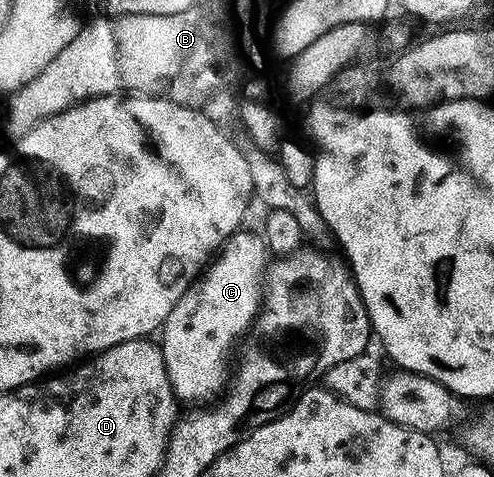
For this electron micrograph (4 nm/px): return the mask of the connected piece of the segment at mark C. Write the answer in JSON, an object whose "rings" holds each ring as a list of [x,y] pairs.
{"rings":[[[246,231],[235,232],[222,245],[216,259],[201,273],[197,283],[183,294],[180,302],[176,302],[172,314],[168,314],[166,323],[160,329],[160,337],[162,336],[160,347],[170,385],[175,397],[179,401],[187,400],[190,406],[202,406],[213,401],[227,387],[228,373],[232,368],[230,351],[233,350],[234,343],[236,343],[236,348],[239,341],[249,333],[254,323],[254,317],[260,311],[264,277],[268,267],[266,241],[257,231]]]}

